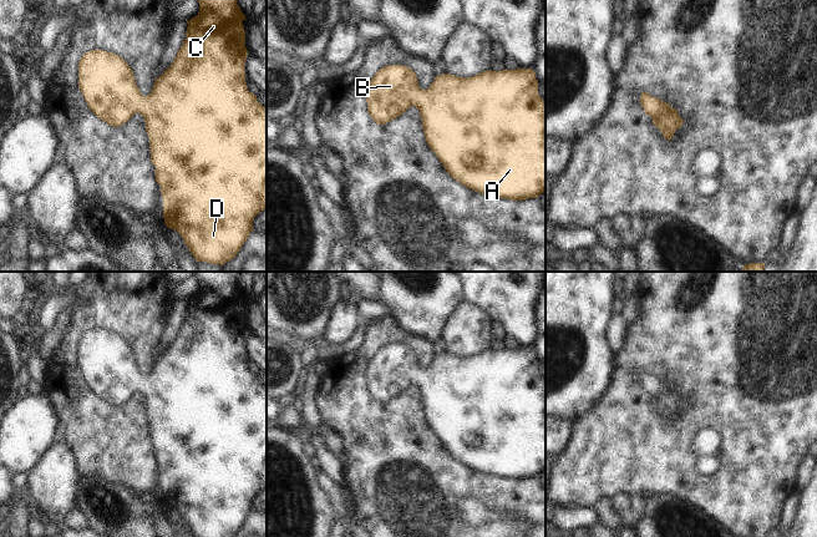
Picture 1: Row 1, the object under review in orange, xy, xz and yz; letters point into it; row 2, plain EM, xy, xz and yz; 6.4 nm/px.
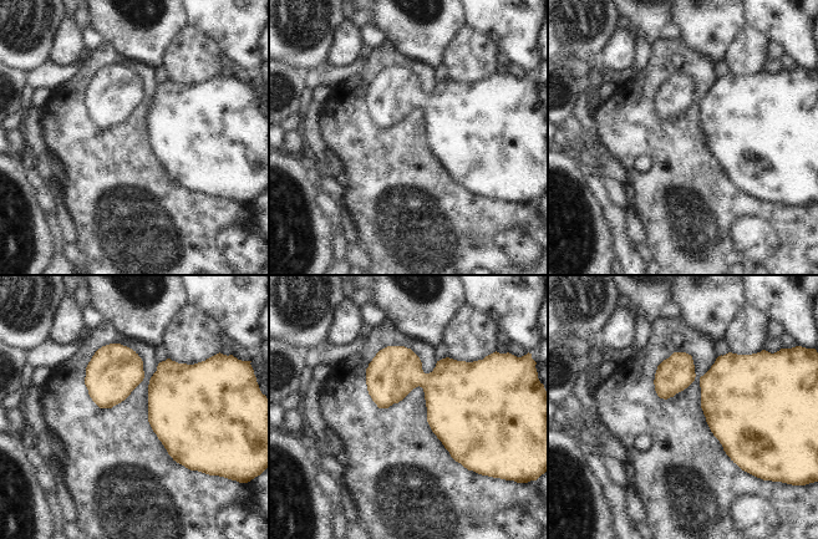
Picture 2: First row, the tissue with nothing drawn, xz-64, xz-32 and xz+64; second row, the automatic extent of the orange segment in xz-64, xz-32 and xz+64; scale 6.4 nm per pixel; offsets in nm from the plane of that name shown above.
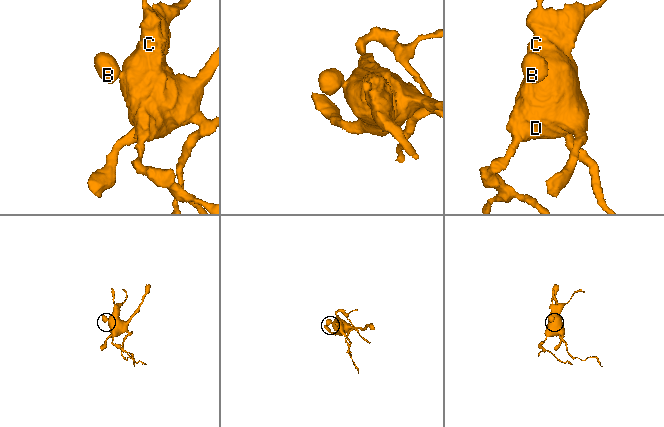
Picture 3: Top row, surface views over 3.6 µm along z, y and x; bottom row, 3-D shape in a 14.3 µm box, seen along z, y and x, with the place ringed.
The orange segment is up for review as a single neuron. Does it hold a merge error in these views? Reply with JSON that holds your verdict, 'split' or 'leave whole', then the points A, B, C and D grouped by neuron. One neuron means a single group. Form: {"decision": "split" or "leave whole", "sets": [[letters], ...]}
{"decision": "leave whole", "sets": [["A", "B", "C", "D"]]}

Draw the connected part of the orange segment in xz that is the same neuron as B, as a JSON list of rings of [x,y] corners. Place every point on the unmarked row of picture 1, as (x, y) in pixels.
[[[389,344],[371,358],[366,370],[367,390],[377,404],[401,395],[415,385],[420,390],[425,419],[448,454],[465,466],[496,477],[526,480],[545,470],[545,384],[538,374],[532,348],[487,349],[472,356],[442,353],[428,368],[421,369],[416,353],[407,345]]]

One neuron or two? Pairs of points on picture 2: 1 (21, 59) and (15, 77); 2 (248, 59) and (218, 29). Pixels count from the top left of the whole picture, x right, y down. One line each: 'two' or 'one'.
1: two
2: one

